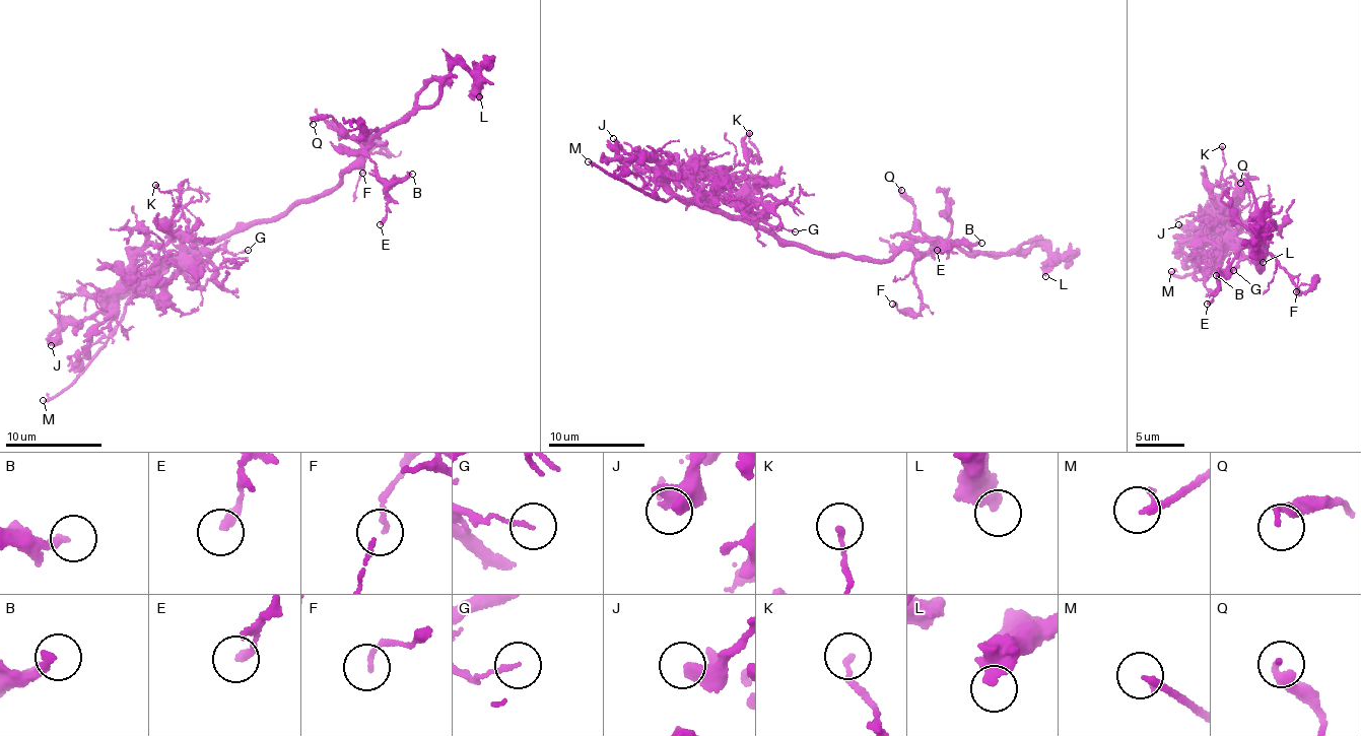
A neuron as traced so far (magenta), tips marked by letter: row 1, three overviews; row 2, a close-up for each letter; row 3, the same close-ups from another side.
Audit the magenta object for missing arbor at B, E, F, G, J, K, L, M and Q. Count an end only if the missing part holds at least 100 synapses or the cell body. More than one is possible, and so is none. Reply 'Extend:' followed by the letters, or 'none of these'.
Extend: M

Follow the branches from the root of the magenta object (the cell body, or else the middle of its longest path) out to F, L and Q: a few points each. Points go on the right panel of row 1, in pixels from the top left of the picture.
F: (1263, 267), (1256, 272), (1260, 271), (1253, 256), (1276, 257), (1302, 291), (1314, 283), (1303, 282), (1296, 291)
L: (1263, 267), (1256, 272), (1253, 254), (1262, 245), (1253, 239), (1275, 228), (1264, 216), (1263, 262)
Q: (1263, 267), (1256, 272), (1253, 254), (1262, 249), (1254, 221), (1257, 210), (1250, 189), (1243, 181), (1240, 183)

